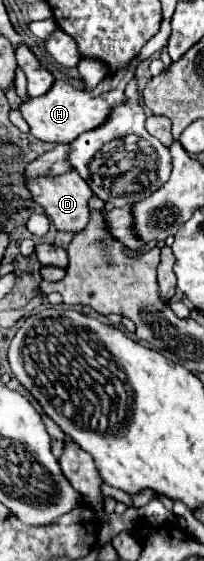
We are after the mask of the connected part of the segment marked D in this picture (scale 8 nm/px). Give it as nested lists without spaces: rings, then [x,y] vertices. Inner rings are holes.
[[[74,170],[66,172],[58,178],[36,178],[34,182],[26,182],[26,184],[28,184],[28,190],[32,192],[32,198],[44,208],[46,216],[54,222],[56,230],[78,234],[80,230],[84,230],[88,226],[88,220],[90,220],[88,200],[94,196],[94,192],[82,180],[82,176],[78,176]]]

